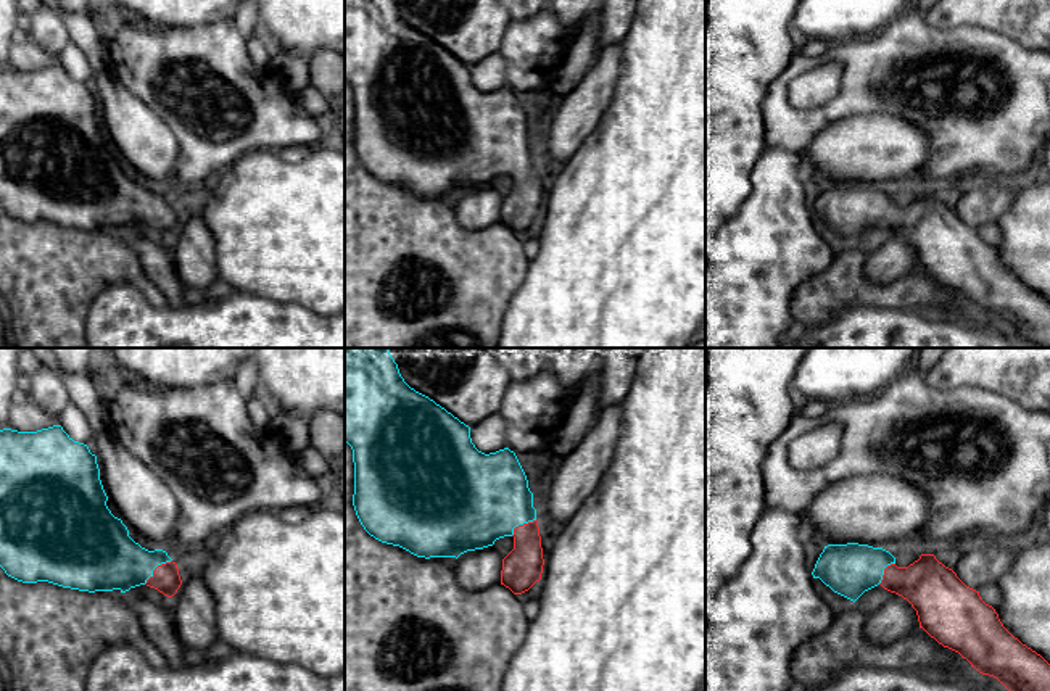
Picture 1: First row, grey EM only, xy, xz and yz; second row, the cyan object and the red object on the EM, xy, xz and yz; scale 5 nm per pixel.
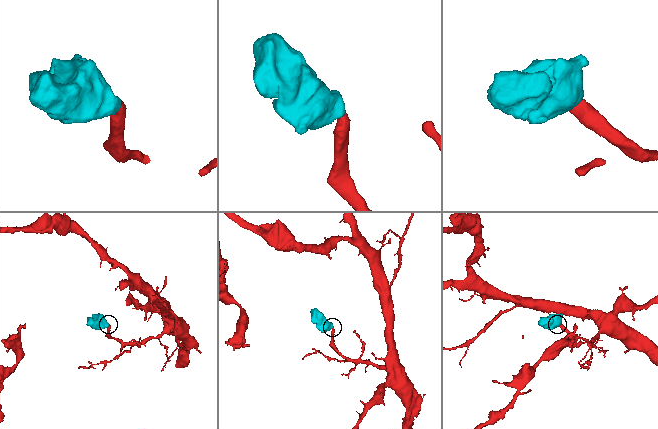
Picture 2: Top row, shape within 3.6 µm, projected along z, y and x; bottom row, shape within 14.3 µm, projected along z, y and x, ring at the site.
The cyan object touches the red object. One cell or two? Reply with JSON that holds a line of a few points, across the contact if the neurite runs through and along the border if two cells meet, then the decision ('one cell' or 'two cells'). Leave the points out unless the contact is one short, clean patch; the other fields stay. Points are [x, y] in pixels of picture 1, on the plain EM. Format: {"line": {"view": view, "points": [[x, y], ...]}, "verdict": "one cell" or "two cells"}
{"line": {"view": "xy", "points": [[107, 197], [121, 203], [155, 206], [166, 218]]}, "verdict": "one cell"}

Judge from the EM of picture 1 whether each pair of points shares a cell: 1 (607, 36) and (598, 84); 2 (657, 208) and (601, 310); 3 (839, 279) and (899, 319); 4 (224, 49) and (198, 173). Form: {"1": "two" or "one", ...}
{"1": "two", "2": "one", "3": "two", "4": "one"}

